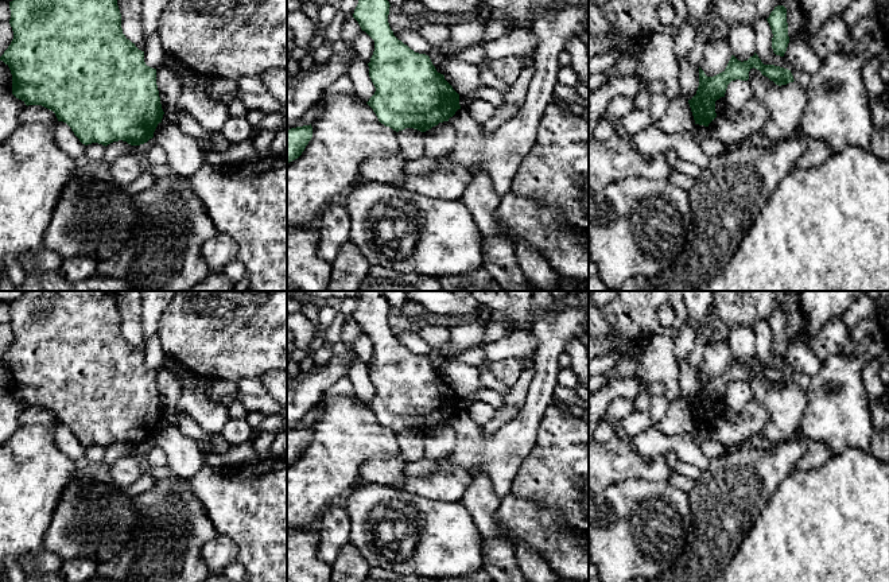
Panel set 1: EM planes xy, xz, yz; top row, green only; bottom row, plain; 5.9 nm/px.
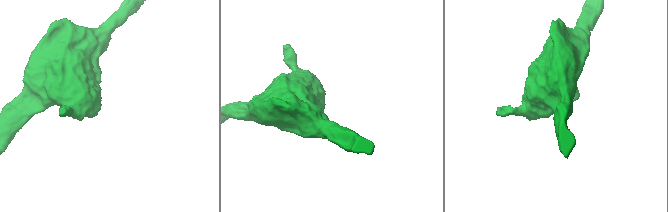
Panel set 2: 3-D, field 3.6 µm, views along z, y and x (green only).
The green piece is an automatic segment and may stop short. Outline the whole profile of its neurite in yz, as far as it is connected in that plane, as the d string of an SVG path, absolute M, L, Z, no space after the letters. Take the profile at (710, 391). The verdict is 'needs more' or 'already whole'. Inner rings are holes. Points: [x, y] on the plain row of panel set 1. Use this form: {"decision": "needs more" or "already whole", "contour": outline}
{"decision": "already whole", "contour": "M756 354L744 364L731 357L726 370L714 379L707 379L699 369L699 388L696 396L688 401L695 426L709 428L717 419L715 403L725 399L727 387L731 383L748 383L749 373L753 369L779 388L795 383L791 372L775 366L764 366Z"}

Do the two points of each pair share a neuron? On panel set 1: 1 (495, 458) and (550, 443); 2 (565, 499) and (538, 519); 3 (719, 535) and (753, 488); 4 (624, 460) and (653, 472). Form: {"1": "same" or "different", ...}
{"1": "different", "2": "different", "3": "same", "4": "same"}

